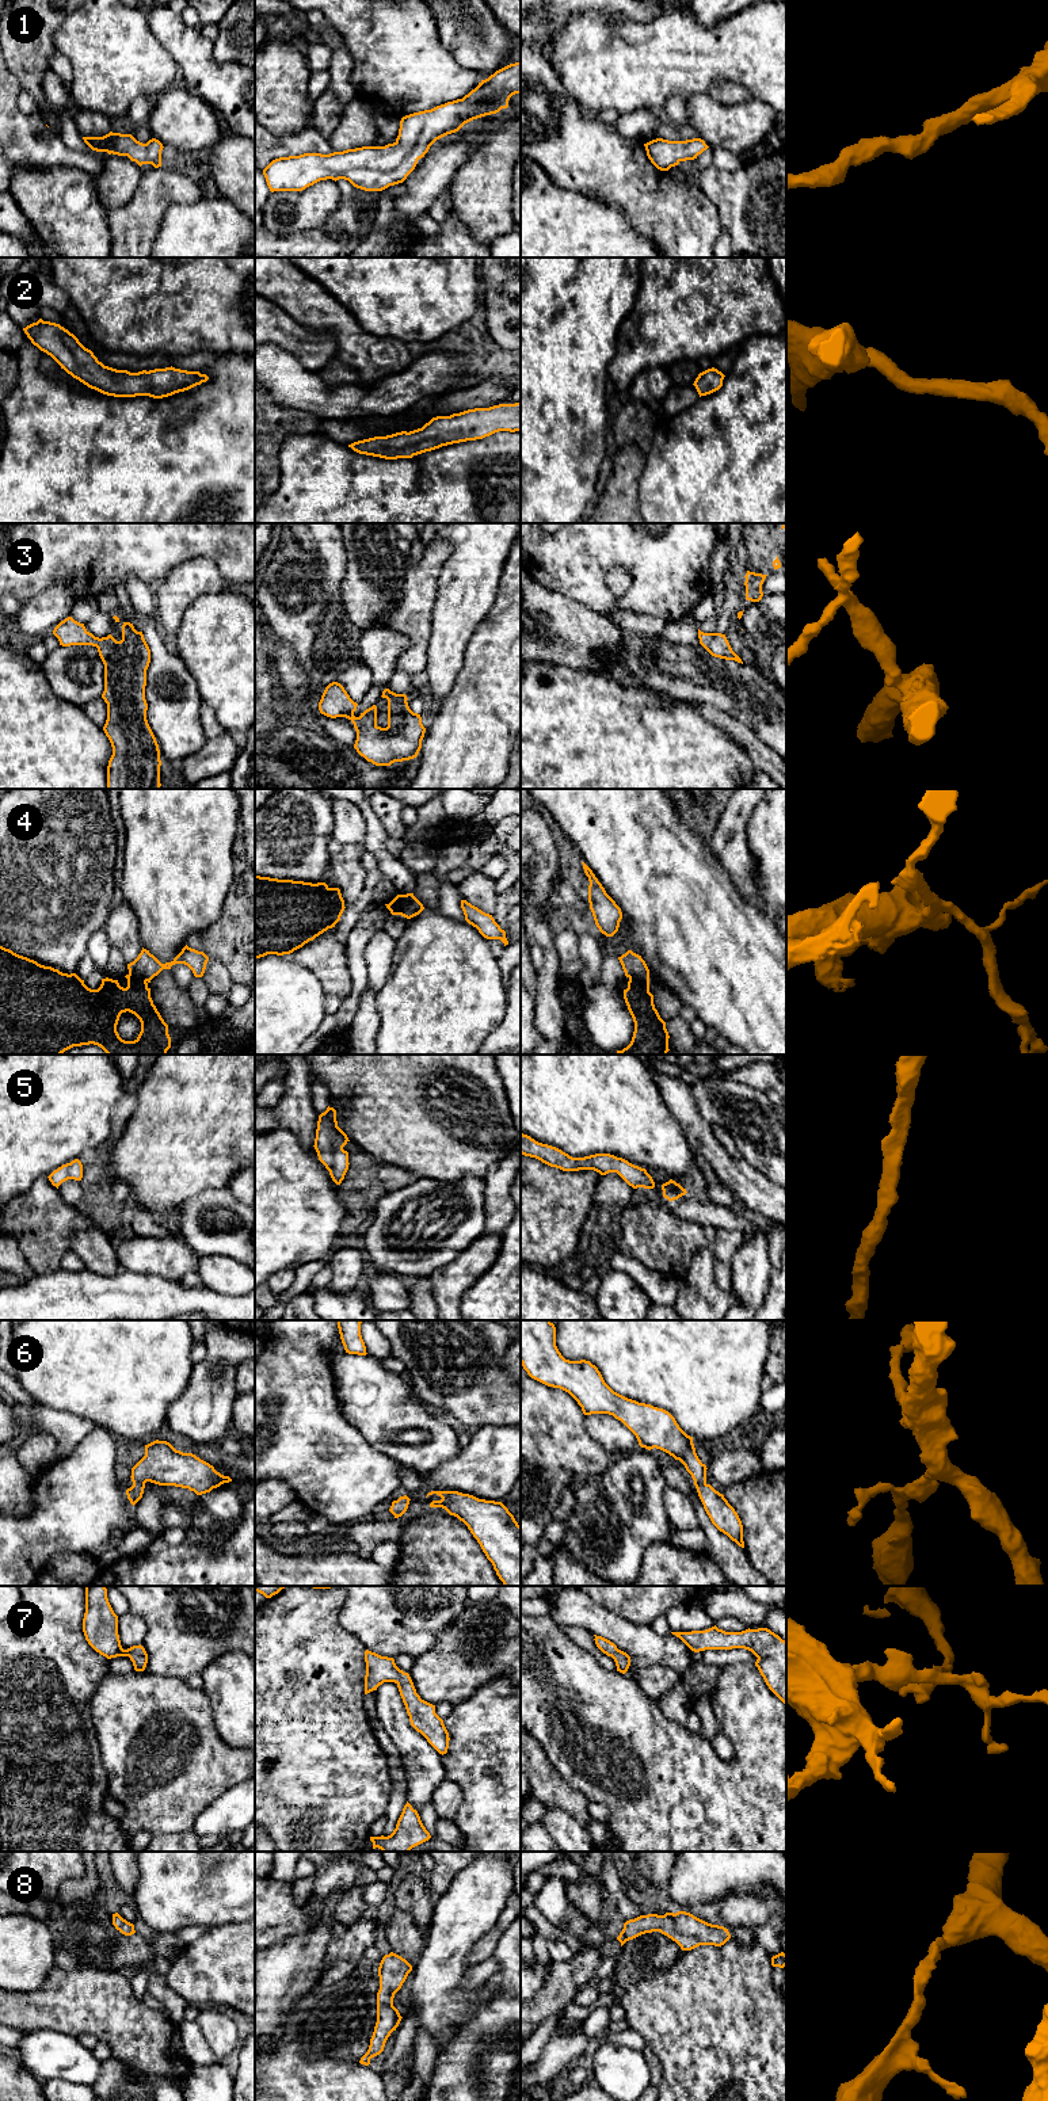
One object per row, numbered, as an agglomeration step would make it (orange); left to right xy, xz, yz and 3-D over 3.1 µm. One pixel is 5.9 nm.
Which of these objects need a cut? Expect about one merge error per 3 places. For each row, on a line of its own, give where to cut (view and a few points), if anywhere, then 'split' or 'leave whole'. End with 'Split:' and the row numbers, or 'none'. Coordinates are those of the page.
1: cut none; leave whole
2: cut none; leave whole
3: cut none; leave whole
4: cut xz (403, 895), (403, 903), (397, 914); split
5: cut none; leave whole
6: cut none; leave whole
7: cut none; leave whole
8: cut none; leave whole
Split: 4

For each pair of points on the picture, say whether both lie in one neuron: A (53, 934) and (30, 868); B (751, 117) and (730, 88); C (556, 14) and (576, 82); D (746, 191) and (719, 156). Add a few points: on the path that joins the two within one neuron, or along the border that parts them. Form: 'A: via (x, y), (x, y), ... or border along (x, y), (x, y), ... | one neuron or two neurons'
A: via (52, 918), (42, 893), (42, 884) | one neuron
B: border along (709, 95), (727, 105), (740, 105), (753, 96) | two neurons
C: border along (575, 14), (542, 48), (536, 48) | two neurons
D: border along (743, 164), (734, 171), (719, 170), (713, 166) | two neurons

